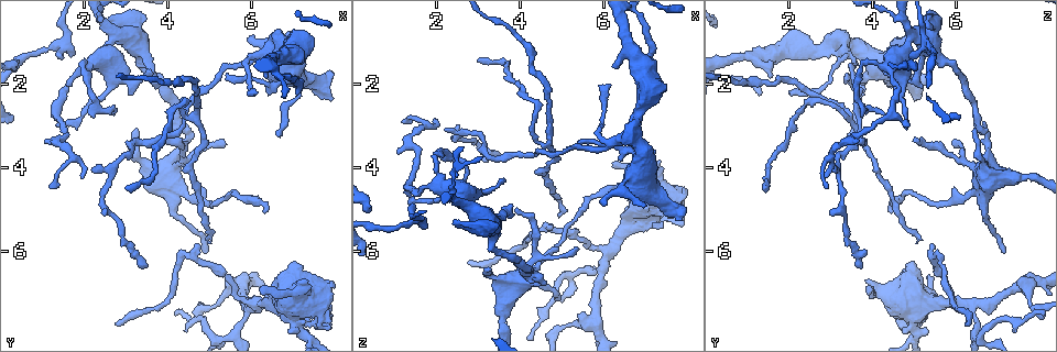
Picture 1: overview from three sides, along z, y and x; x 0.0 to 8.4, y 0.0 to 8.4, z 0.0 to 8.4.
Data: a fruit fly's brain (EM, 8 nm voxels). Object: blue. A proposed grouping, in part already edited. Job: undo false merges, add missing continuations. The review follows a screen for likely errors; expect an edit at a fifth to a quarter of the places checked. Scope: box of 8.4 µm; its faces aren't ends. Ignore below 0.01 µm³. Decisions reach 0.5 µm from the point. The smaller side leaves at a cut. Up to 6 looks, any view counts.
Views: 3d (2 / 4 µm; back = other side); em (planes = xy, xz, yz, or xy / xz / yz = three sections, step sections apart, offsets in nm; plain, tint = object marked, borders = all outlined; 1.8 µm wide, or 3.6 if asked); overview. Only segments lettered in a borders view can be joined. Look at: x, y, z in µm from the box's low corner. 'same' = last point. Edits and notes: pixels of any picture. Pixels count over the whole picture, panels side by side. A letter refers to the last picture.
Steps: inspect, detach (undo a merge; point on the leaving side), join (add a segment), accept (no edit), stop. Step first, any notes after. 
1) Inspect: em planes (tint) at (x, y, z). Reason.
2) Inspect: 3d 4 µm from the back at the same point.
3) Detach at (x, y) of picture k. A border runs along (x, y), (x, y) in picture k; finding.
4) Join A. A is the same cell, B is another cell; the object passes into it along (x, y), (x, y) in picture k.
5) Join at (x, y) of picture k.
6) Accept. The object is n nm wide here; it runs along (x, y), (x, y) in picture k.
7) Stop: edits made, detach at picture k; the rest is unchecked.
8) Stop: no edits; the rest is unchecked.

Inspect: 3d 2 µm at (3.90, 3.45, 5.00). Tapers out.

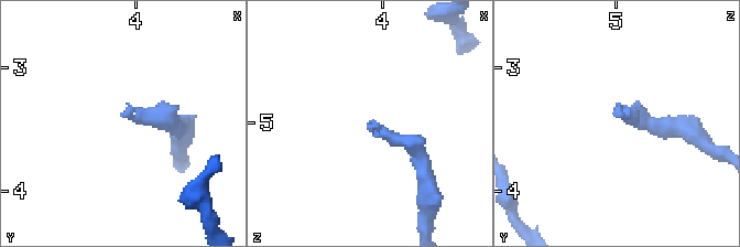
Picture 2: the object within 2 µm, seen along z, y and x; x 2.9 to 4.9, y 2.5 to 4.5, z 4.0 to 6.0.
Inspect: em yz step 4 (tint) at (3.86, 3.36, 5.02).

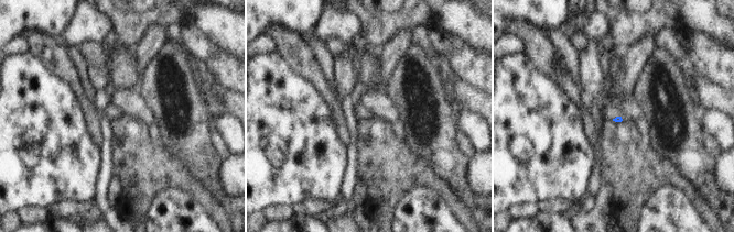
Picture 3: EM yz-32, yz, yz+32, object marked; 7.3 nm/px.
Inspect: em planes (borders) at the same point. Cut it another way.

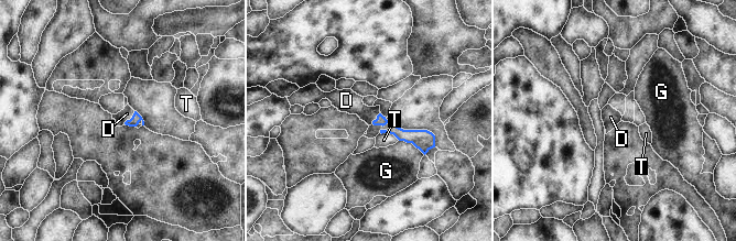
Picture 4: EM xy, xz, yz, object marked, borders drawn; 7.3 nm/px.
Join D. The object is 80 nm wide here; D is the same cell, G and T are other cells; it goes on there.

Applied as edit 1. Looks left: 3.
Inspect: 3d 2 µm at (4.90, 6.05, 7.20). Tapers out.

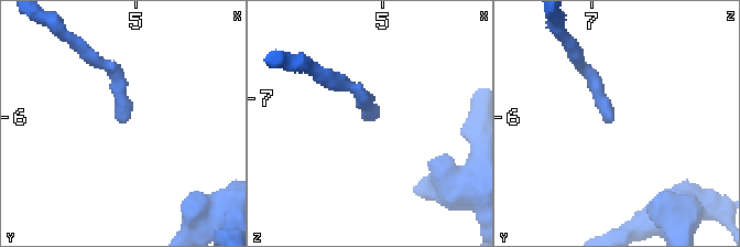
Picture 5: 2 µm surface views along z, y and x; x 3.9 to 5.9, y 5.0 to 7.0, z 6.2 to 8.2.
Inspect: em planes (tint) at (4.88, 6.04, 7.18).

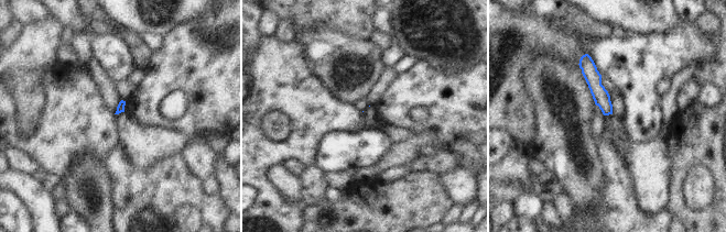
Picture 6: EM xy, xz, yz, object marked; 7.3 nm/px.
Inspect: em planes (borders) at the same point. What lies round it.

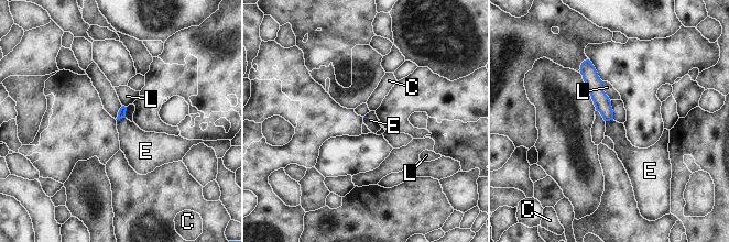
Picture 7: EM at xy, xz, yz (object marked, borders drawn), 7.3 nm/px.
Accept. The longest contact is with L, 150 nm; C, E and L are other cells; it runs along (586, 63), (596, 92), (610, 117) in picture 7; no lettered segment goes on from it.

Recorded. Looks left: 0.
Stop: edits made, join at picture 4; the rest is unchecked.

